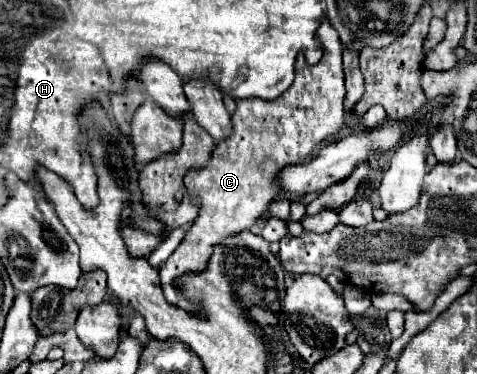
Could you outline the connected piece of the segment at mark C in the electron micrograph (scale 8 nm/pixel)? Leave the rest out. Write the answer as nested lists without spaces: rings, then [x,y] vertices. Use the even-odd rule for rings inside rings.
[[[328,18],[322,20],[318,28],[318,42],[324,48],[324,54],[320,62],[308,64],[304,56],[296,58],[296,78],[292,86],[280,94],[276,100],[262,100],[262,98],[246,98],[246,100],[236,100],[236,112],[232,114],[232,134],[218,142],[212,150],[212,156],[204,168],[194,168],[186,174],[184,184],[192,196],[198,196],[202,200],[200,204],[200,214],[194,220],[192,228],[186,232],[184,240],[180,246],[174,250],[174,254],[160,266],[160,282],[164,296],[170,304],[178,304],[180,308],[192,312],[192,306],[176,294],[174,280],[180,278],[180,274],[186,272],[200,272],[204,270],[212,246],[220,244],[228,234],[236,234],[240,230],[250,230],[254,226],[254,220],[260,218],[266,212],[266,206],[270,200],[280,198],[280,190],[272,188],[272,180],[276,172],[288,164],[302,164],[314,150],[316,144],[320,144],[326,136],[332,136],[334,132],[340,130],[344,122],[344,66],[342,66],[342,42],[338,32],[332,28]]]

